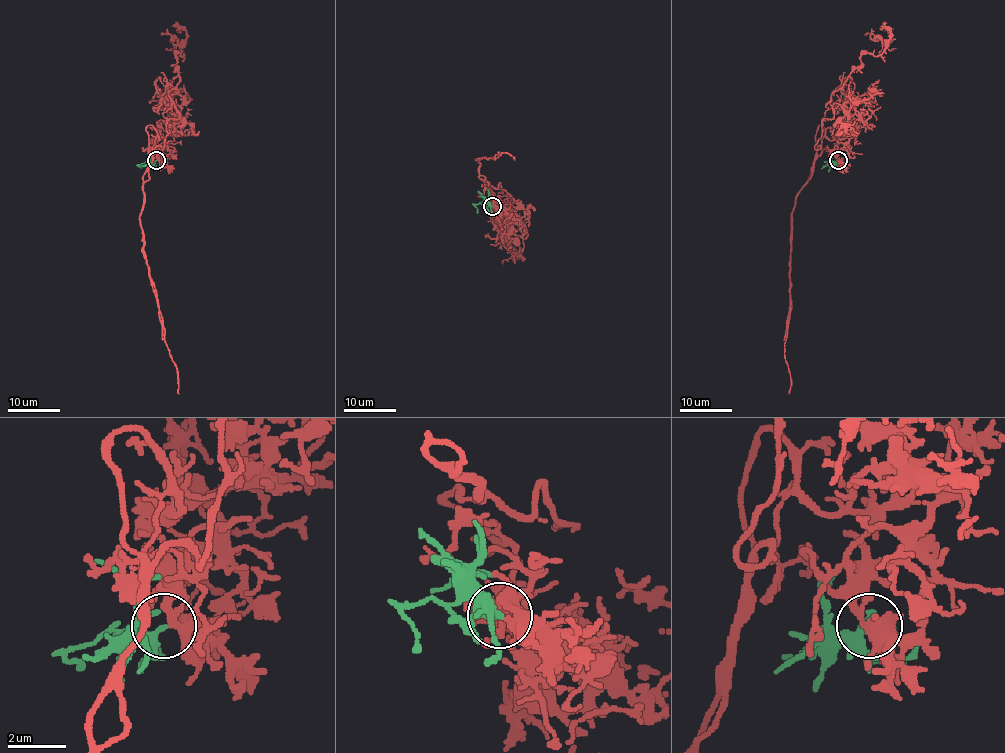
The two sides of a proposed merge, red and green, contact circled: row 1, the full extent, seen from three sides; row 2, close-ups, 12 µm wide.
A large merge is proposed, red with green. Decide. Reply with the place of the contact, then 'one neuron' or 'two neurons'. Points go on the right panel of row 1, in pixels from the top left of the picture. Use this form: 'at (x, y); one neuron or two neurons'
at (838, 160); one neuron

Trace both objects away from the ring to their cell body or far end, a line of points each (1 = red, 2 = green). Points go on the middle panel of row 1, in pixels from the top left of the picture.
1: (493, 206), (493, 192), (479, 176), (476, 160), (498, 157), (503, 152), (515, 157)
2: (492, 206), (477, 204), (476, 213)

